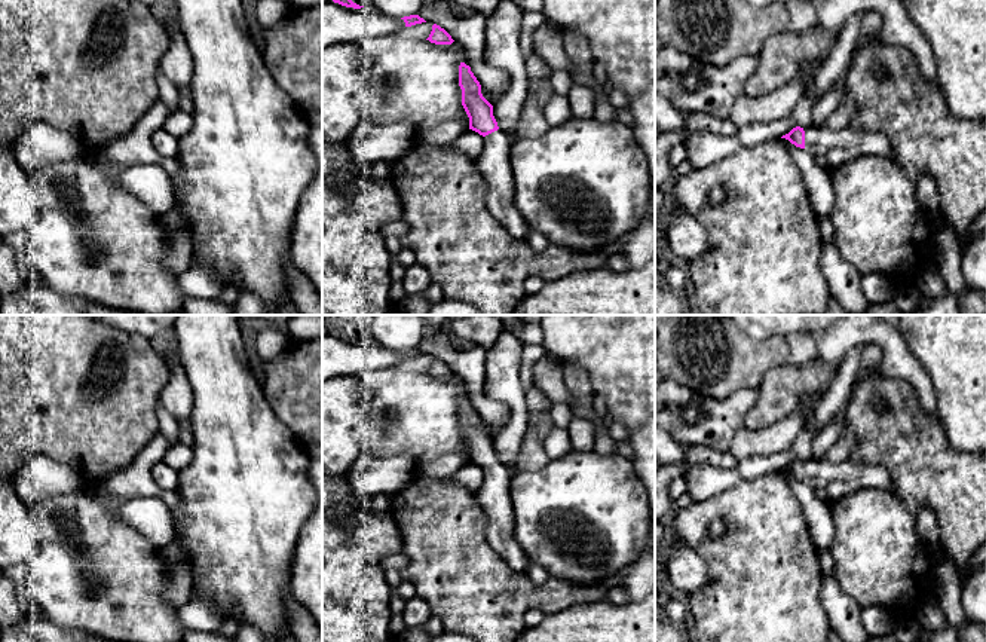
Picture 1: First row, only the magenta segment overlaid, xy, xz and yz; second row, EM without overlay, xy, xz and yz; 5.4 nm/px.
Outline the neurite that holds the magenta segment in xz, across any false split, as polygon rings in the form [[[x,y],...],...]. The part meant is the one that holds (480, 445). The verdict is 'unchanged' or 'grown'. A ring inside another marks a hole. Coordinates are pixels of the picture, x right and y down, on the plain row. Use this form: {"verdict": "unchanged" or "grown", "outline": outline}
{"verdict": "grown", "outline": [[[465,395],[459,398],[459,419],[469,462],[484,471],[484,482],[475,492],[475,499],[487,520],[486,538],[511,569],[526,574],[527,557],[514,536],[512,477],[506,465],[497,459],[493,438],[483,429],[480,415]]]}

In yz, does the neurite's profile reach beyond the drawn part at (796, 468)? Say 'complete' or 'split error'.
split error

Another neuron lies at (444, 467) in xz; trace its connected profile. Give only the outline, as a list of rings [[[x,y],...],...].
[[[444,455],[431,462],[422,464],[419,471],[429,477],[450,479],[456,471],[465,467],[469,459],[463,455]]]

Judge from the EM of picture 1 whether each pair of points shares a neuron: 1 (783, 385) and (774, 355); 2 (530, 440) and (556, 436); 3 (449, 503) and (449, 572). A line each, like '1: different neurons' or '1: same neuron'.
1: different neurons
2: different neurons
3: same neuron

